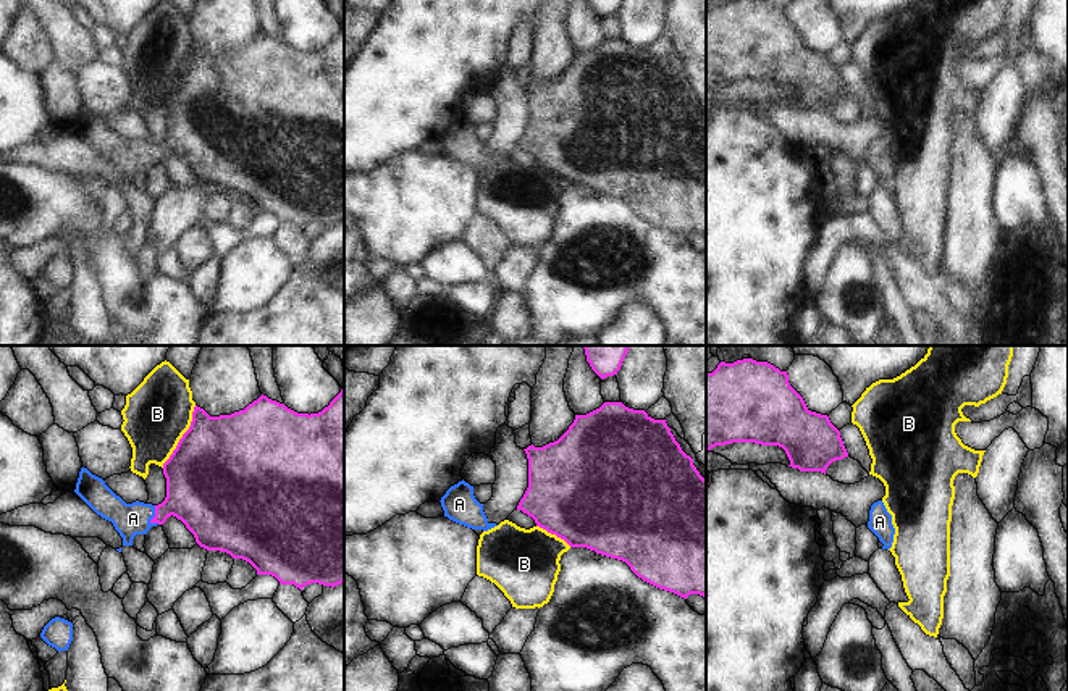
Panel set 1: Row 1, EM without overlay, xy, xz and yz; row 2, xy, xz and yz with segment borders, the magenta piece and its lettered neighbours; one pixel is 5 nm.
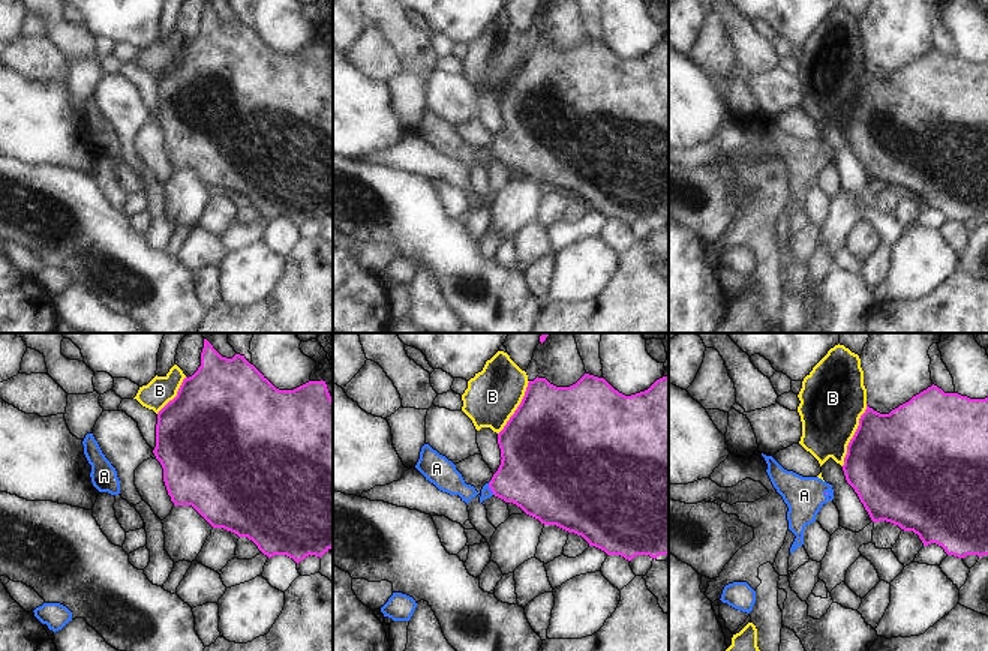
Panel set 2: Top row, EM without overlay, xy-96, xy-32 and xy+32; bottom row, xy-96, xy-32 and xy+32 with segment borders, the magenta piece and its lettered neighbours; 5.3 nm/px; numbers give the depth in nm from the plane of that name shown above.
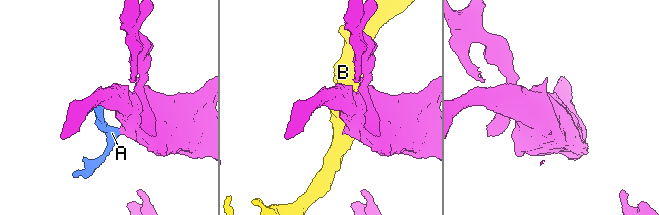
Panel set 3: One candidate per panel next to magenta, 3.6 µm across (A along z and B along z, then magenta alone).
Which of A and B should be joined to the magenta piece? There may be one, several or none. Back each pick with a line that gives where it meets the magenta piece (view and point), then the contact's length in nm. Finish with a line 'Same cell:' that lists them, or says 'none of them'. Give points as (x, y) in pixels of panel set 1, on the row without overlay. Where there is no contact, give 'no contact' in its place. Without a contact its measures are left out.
A: contact xy (155, 154); length 100 nm
Same cell: A

